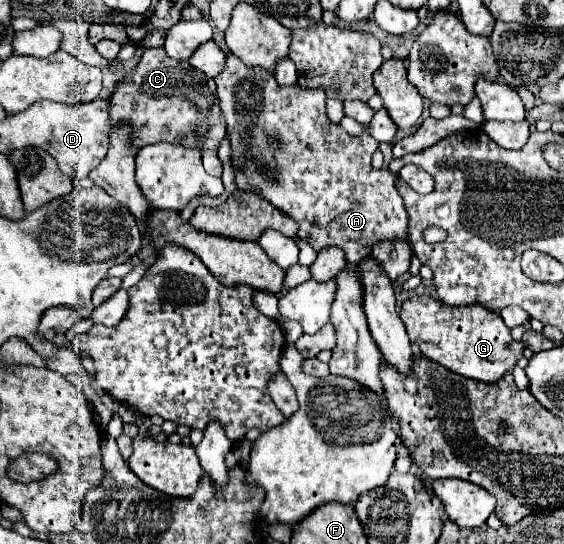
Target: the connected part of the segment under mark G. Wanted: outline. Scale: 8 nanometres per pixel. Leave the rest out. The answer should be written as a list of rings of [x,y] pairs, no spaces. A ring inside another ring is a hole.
[[[415,295],[403,303],[399,315],[405,323],[411,343],[419,347],[421,355],[429,357],[431,361],[437,361],[439,365],[463,377],[495,383],[523,357],[523,343],[511,337],[499,313],[479,303],[451,307],[429,295]]]

